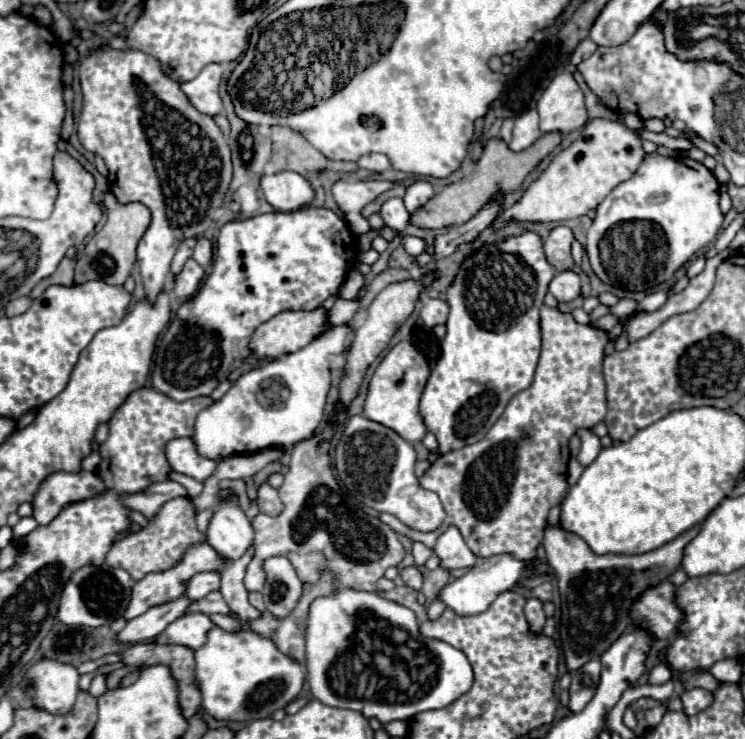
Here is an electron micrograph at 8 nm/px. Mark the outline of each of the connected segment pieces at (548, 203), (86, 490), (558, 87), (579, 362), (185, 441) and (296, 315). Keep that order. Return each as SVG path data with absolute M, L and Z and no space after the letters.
M591 118L585 124L583 136L551 160L545 172L523 192L523 196L495 218L493 228L507 228L509 222L539 224L585 216L589 210L595 210L619 182L633 176L643 158L645 152L639 144L637 132L621 122Z
M57 472L41 484L41 492L37 492L37 500L33 500L33 518L41 526L49 526L63 508L69 504L93 498L95 494L103 494L107 486L95 472Z
M557 74L537 102L541 132L569 134L581 128L589 116L585 110L585 96L573 74Z
M543 304L539 312L543 350L533 384L511 398L501 418L481 442L439 456L419 478L425 490L441 498L447 514L443 524L433 532L419 532L393 514L381 514L379 518L395 532L433 548L445 526L453 524L479 558L497 554L511 554L521 562L535 558L537 548L543 544L549 510L559 506L569 494L569 438L579 428L593 428L605 418L607 404L601 358L603 348L611 340L607 330L593 324L579 324L559 308Z
M173 438L165 444L165 456L169 466L175 472L181 472L185 476L191 476L199 482L211 476L215 470L217 462L215 460L205 460L203 456L197 456L195 444L191 438Z
M315 308L315 310L287 310L265 324L257 328L253 334L253 354L261 358L279 358L279 354L293 354L303 350L307 344L311 344L317 336L321 336L329 328L329 312L325 308Z

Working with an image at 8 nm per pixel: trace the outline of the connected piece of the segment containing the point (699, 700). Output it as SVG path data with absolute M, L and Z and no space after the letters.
M693 688L693 690L683 692L681 698L683 698L683 710L687 714L697 714L711 704L713 694L709 690L703 690L703 688Z

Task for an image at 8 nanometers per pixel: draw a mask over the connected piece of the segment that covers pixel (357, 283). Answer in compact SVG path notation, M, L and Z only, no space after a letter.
M351 270L345 284L339 290L339 296L341 298L355 298L357 292L361 290L361 286L363 286L363 276L357 270Z

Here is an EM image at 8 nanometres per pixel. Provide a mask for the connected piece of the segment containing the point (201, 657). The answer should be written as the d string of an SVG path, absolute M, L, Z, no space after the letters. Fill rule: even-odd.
M213 626L207 642L195 650L195 682L201 692L201 708L215 720L255 722L297 700L307 678L305 662L285 656L273 640L249 630L225 632Z

